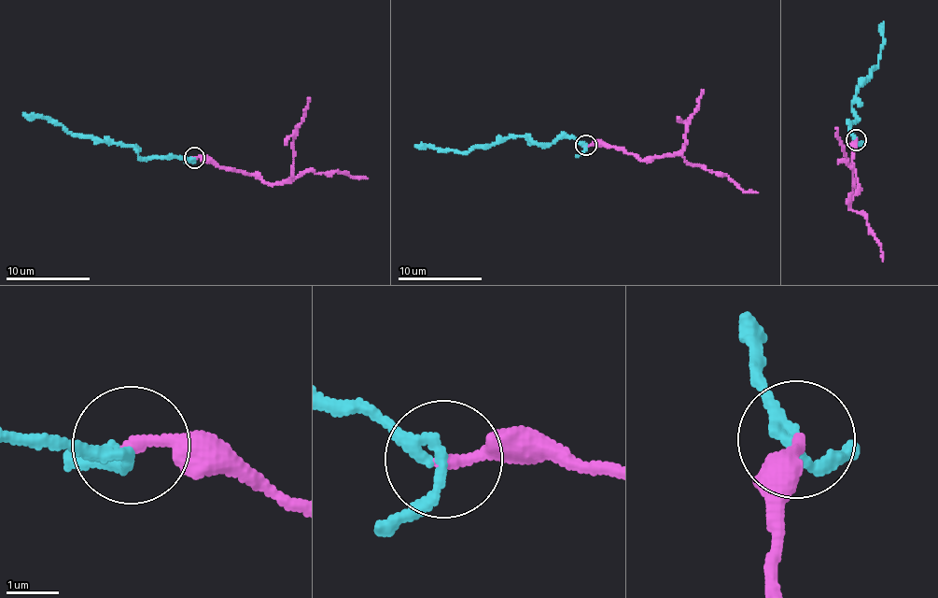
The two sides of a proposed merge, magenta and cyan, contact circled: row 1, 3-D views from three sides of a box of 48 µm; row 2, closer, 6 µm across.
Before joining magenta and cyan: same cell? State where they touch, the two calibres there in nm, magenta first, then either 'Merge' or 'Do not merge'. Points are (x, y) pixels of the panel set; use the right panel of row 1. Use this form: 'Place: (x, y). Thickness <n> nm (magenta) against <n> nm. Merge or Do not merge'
Place: (856, 139). Thickness 240 nm (magenta) against 220 nm. Merge

